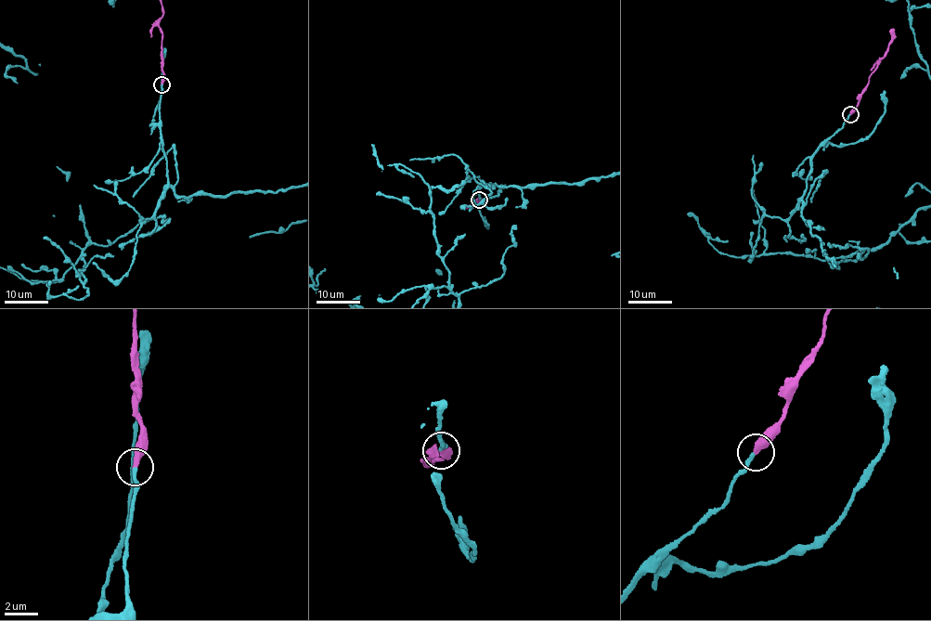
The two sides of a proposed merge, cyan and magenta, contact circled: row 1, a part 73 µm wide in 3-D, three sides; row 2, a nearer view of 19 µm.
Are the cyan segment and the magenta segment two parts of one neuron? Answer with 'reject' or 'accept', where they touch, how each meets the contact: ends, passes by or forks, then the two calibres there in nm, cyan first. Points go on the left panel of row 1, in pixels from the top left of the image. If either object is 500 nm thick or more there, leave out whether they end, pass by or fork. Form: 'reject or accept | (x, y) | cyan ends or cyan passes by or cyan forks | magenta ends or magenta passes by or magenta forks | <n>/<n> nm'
accept | (161, 84) | cyan ends | magenta ends | 220/360 nm

